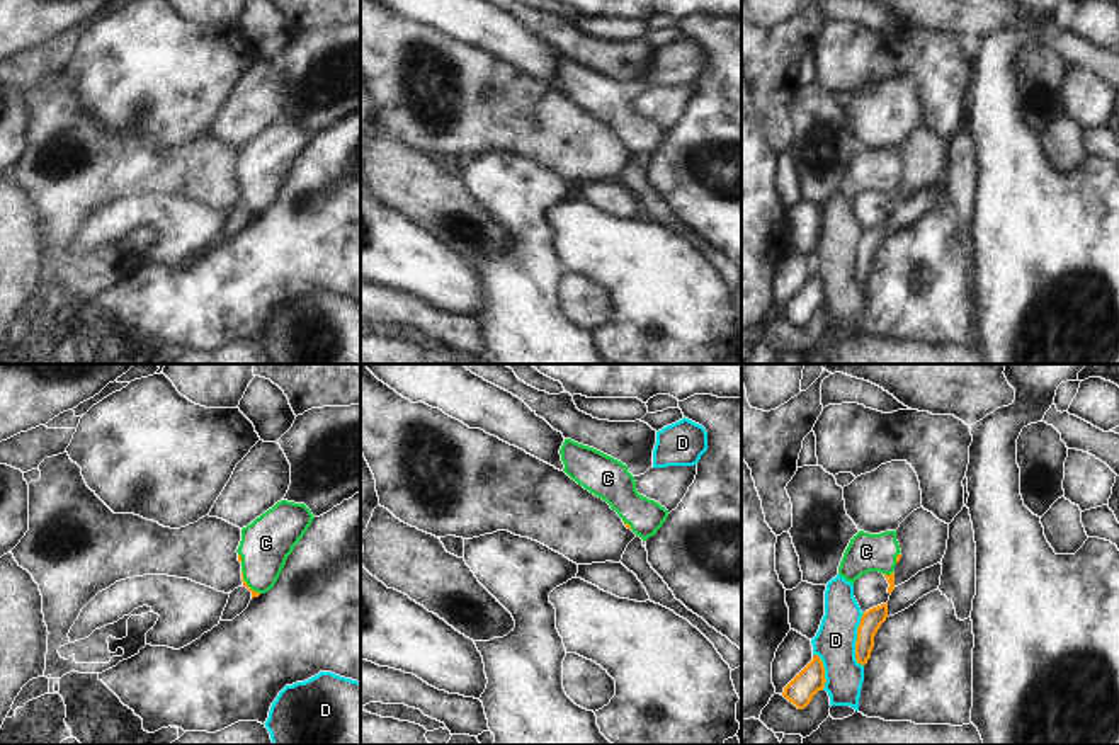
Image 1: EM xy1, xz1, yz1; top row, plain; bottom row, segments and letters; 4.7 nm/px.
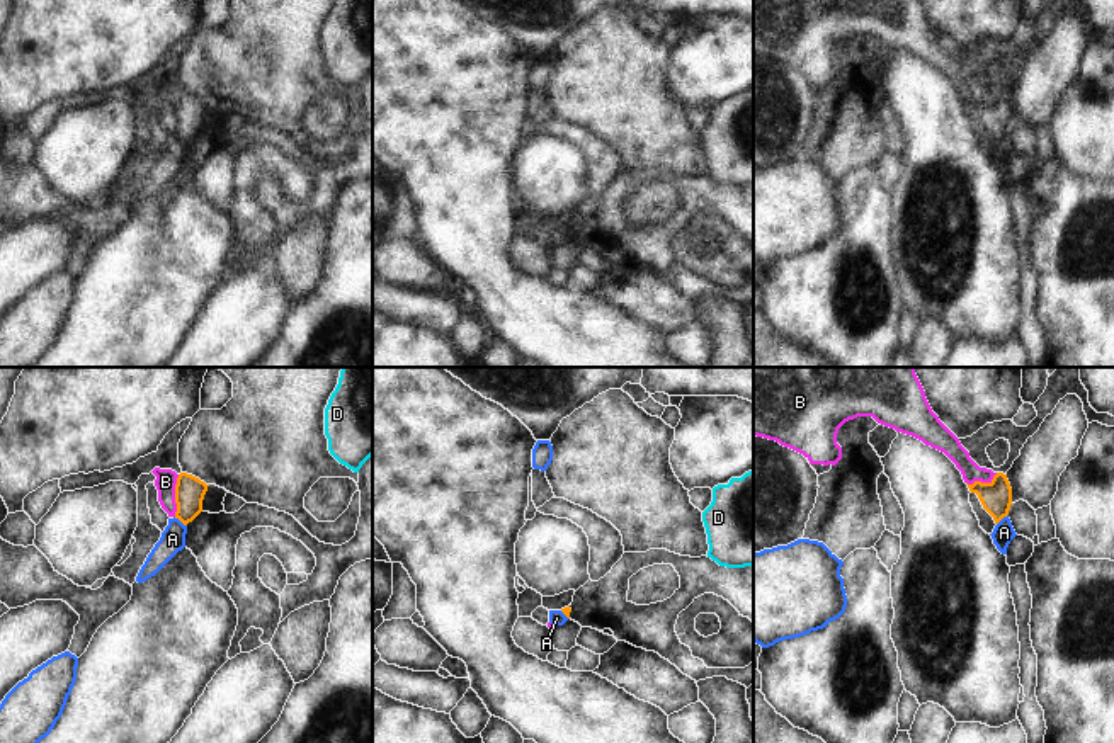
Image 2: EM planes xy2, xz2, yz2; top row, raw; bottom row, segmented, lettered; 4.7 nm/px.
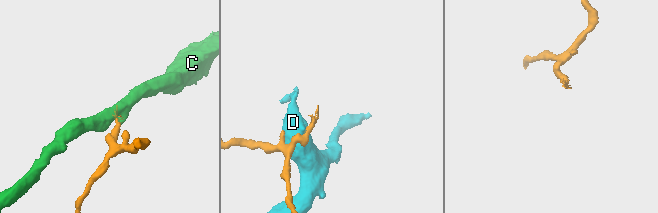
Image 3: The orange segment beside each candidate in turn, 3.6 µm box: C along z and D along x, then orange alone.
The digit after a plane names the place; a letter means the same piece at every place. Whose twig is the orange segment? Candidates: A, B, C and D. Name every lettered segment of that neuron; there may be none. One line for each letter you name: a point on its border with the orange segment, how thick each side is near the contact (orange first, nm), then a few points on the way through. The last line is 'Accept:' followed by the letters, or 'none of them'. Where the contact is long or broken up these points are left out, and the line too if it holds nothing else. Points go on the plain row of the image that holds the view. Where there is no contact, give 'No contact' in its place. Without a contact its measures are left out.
C: Touches orange at xy1 (245, 203). Thickness 30 nm (orange) against 240 nm. Path across: xy1 (254, 213), (245, 203), (261, 187), (266, 162)
Accept: C.

